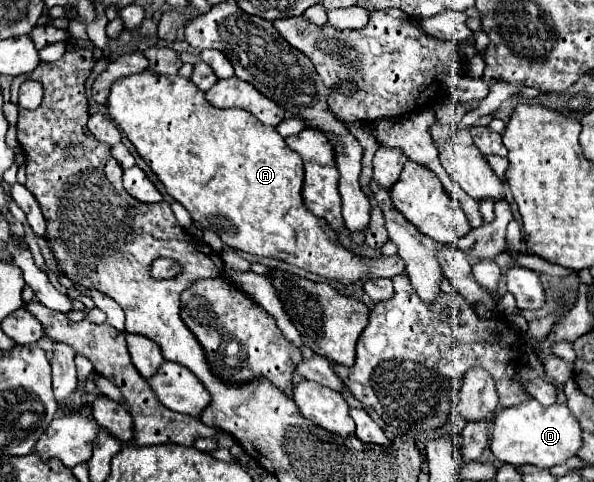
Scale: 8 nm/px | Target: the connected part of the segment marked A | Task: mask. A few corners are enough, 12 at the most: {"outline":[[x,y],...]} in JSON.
{"outline":[[179,74],[107,110],[227,246],[351,284],[407,272],[345,250],[303,206],[275,128]]}

